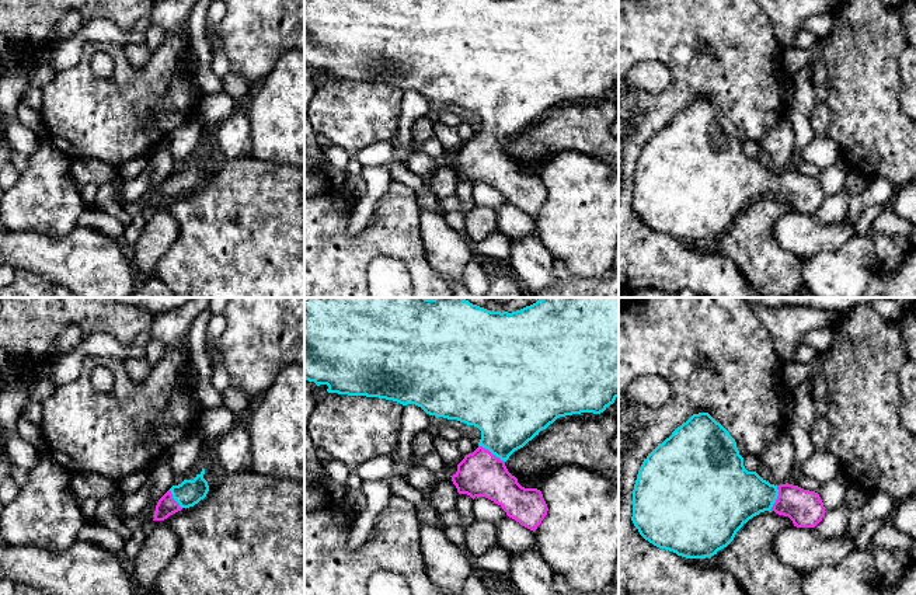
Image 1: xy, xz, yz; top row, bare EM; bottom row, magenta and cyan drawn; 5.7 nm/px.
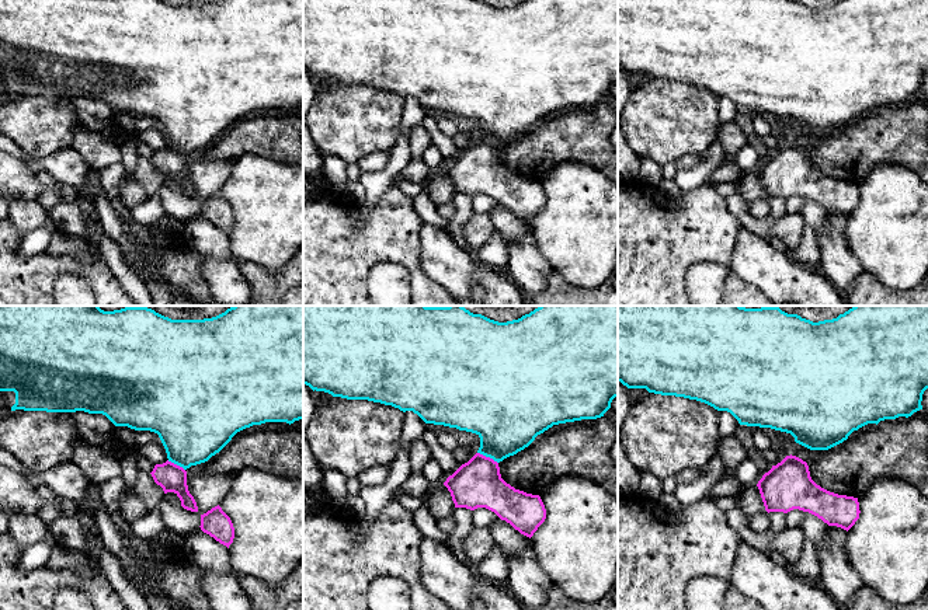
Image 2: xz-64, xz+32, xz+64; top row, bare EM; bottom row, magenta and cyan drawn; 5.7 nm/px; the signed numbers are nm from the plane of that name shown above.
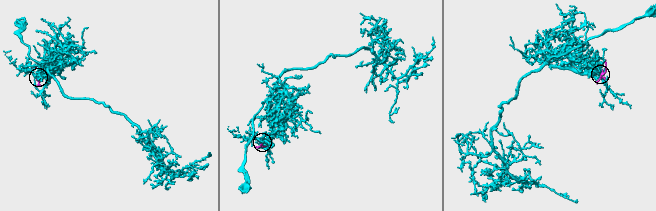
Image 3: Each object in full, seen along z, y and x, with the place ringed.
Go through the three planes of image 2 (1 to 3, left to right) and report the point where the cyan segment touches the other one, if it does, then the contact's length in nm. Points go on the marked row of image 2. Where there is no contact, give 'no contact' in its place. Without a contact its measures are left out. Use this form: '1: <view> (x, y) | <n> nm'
1: xz-64 (176, 464) | 120 nm
2: xz+32 (487, 457) | 140 nm
3: no contact

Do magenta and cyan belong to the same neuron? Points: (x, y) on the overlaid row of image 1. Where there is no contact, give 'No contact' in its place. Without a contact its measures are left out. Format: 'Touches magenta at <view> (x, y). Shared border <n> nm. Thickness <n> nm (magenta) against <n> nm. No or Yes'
Touches magenta at xz (490, 452). Shared border 190 nm. Thickness 260 nm (magenta) against 380 nm. Yes

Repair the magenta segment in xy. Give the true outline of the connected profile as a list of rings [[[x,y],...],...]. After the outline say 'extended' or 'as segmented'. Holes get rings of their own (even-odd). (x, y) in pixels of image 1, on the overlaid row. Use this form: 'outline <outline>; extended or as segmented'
outline [[[205,469],[194,480],[184,480],[173,486],[157,502],[153,521],[164,521],[170,515],[189,508],[203,500],[209,491],[208,481],[203,479]]]; extended

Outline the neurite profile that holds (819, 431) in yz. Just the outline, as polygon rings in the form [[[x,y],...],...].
[[[826,415],[815,418],[809,428],[809,436],[815,452],[826,452],[830,438],[830,422]]]

